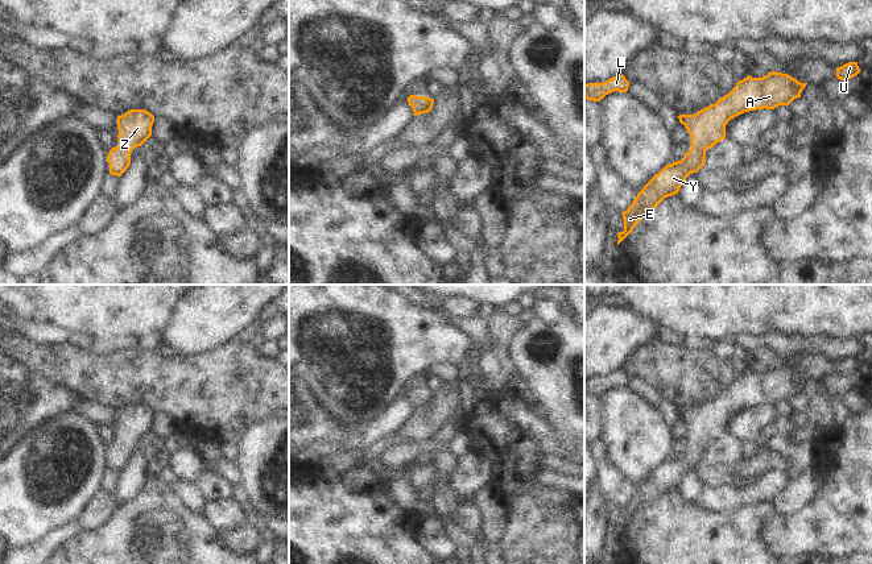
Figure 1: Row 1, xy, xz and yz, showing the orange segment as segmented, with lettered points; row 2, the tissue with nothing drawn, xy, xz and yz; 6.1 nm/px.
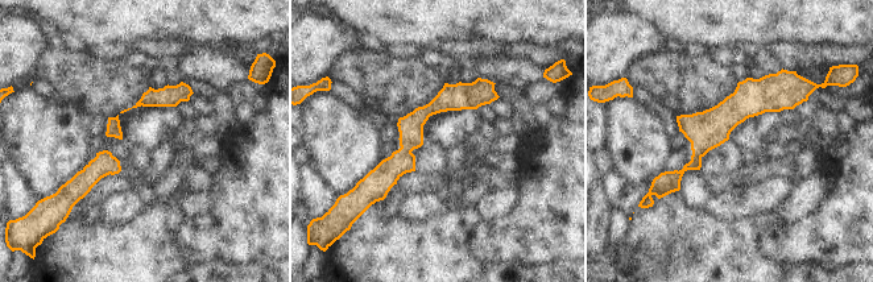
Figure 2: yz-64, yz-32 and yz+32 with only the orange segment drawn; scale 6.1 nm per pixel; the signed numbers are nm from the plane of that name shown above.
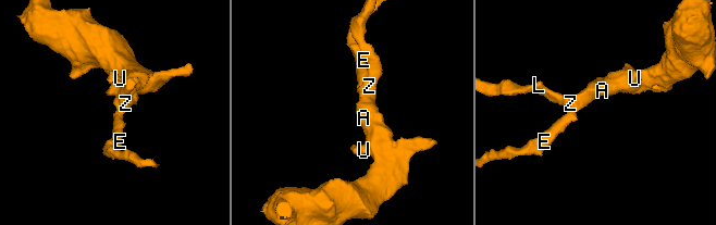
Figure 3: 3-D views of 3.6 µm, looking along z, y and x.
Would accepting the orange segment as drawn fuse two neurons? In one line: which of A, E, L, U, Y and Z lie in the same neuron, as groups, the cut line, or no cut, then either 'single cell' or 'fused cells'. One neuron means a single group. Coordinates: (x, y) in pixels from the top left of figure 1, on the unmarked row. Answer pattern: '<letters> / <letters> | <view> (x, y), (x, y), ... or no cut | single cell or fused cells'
A E L U Y Z | no cut | single cell

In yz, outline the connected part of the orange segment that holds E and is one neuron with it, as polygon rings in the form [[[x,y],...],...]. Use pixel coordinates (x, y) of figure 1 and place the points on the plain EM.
[[[768,368],[763,373],[748,370],[733,385],[695,410],[679,410],[679,418],[691,431],[691,444],[681,456],[666,460],[637,489],[627,506],[621,507],[624,526],[617,528],[617,540],[646,513],[665,493],[678,489],[686,473],[704,461],[706,445],[726,434],[727,418],[749,406],[774,405],[789,401],[801,393],[807,378],[788,369]]]

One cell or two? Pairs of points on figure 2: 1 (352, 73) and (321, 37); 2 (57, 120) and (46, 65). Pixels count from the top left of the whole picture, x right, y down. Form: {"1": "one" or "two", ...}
{"1": "two", "2": "two"}

